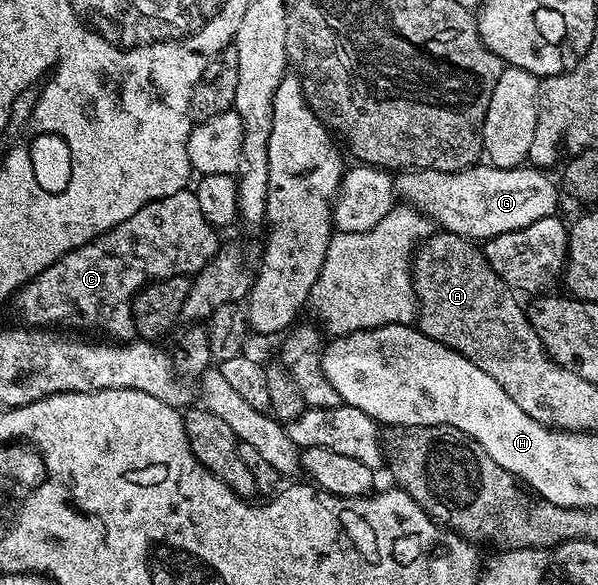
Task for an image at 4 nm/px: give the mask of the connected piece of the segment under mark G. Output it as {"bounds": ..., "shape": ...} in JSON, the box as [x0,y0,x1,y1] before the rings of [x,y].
{"bounds":[394,162,559,242],"shape":[[[479,162],[459,172],[416,168],[397,173],[394,191],[399,201],[430,217],[441,231],[485,242],[496,238],[496,234],[532,226],[539,218],[548,218],[559,211],[559,185],[546,176],[549,175],[545,171],[533,166],[496,168],[489,162]]]}

